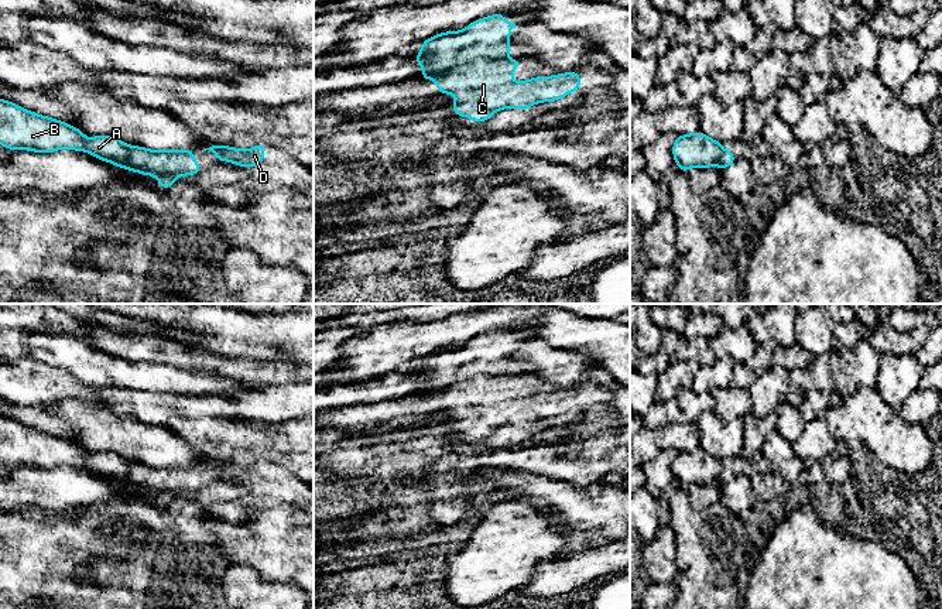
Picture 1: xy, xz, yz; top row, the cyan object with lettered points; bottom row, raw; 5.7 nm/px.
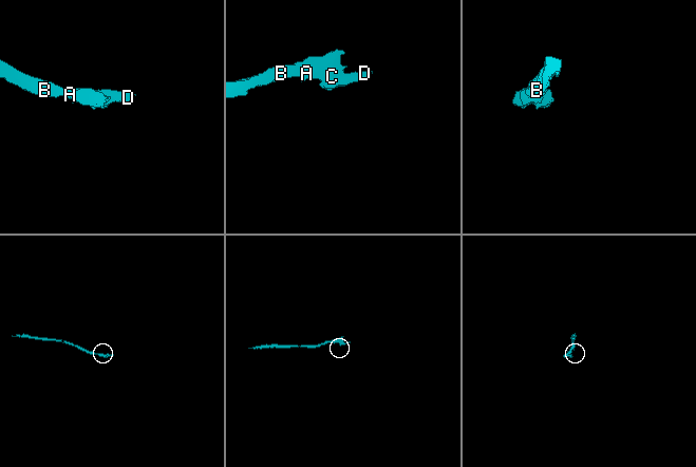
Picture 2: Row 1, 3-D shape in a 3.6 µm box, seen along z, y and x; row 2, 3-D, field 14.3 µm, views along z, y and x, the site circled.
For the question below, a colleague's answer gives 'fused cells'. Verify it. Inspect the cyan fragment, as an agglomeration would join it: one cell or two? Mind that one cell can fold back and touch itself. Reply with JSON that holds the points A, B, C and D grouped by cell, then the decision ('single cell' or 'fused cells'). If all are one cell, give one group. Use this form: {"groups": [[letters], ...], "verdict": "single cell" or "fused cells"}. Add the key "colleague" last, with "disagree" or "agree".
{"groups": [["A", "B"], ["C", "D"]], "verdict": "fused cells", "colleague": "agree"}

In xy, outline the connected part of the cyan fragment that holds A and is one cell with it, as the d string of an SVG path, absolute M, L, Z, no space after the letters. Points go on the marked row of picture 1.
M0 99L0 144L8 150L30 150L35 153L54 153L61 148L71 148L75 151L85 150L99 160L114 164L123 161L131 148L131 146L113 136L95 136L88 141L85 138L86 134L83 131L68 123L41 116L13 102Z

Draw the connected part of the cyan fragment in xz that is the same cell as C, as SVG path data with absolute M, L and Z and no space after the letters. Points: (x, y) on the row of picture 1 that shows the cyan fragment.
M475 59L435 78L436 93L456 95L458 99L451 105L455 114L482 123L499 110L507 107L517 110L539 102L554 102L580 88L579 72L515 82L511 79L511 72L521 61Z

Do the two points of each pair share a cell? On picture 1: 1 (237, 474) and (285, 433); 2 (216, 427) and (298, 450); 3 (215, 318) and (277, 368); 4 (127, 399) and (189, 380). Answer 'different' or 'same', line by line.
1: different
2: same
3: different
4: different

